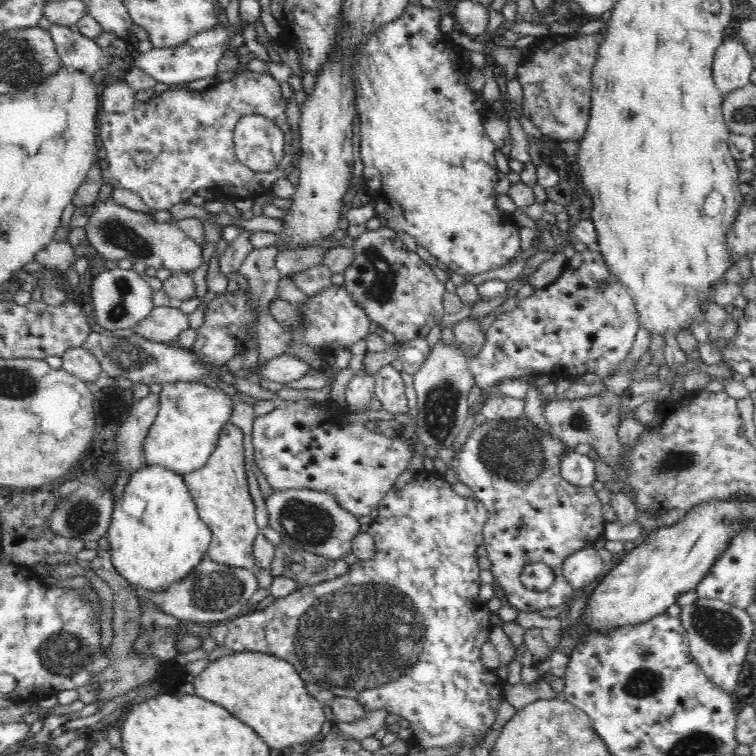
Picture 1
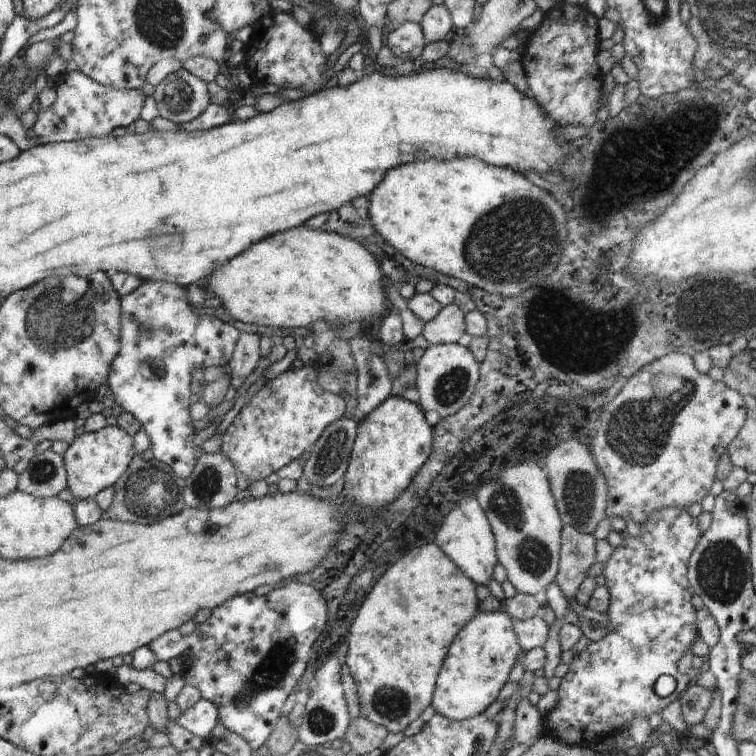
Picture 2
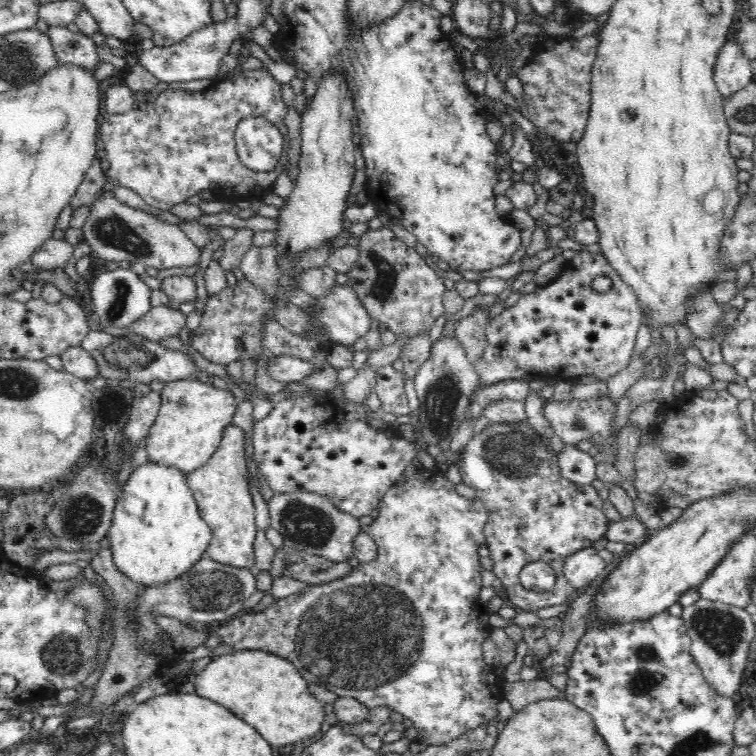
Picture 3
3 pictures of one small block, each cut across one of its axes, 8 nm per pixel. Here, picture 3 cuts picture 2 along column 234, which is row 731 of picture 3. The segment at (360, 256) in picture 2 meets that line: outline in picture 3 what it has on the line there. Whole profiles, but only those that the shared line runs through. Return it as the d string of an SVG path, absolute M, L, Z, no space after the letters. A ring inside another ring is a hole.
M238 650L210 660L209 663L194 676L195 690L198 696L208 698L218 705L224 706L234 716L260 732L263 738L274 748L295 745L303 740L313 738L321 730L325 712L323 705L314 697L310 683L305 680L292 661L280 658L264 650Z

